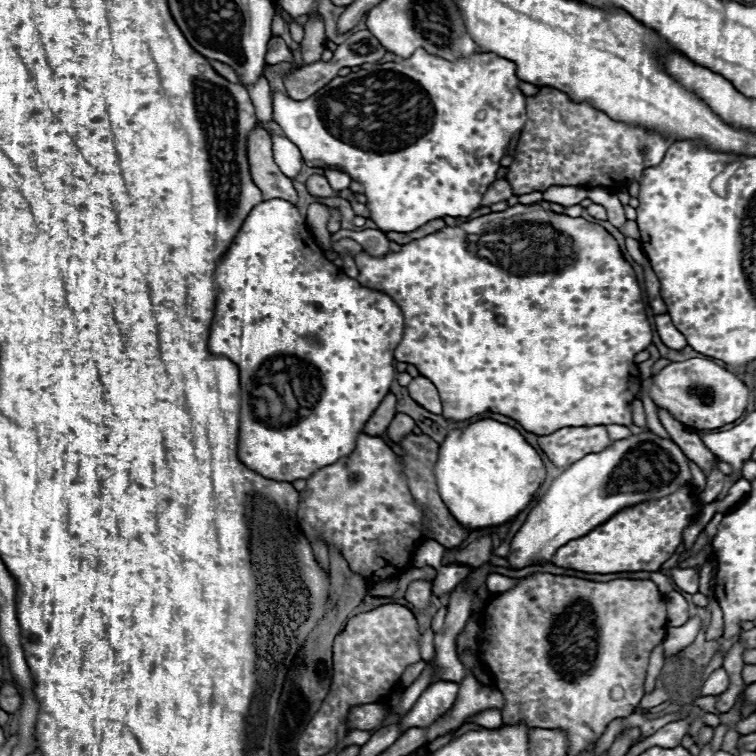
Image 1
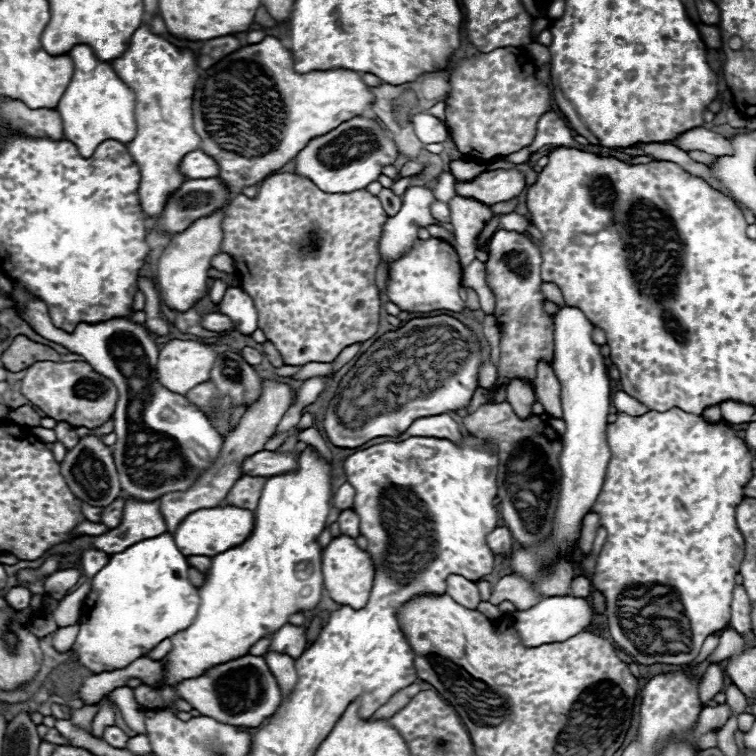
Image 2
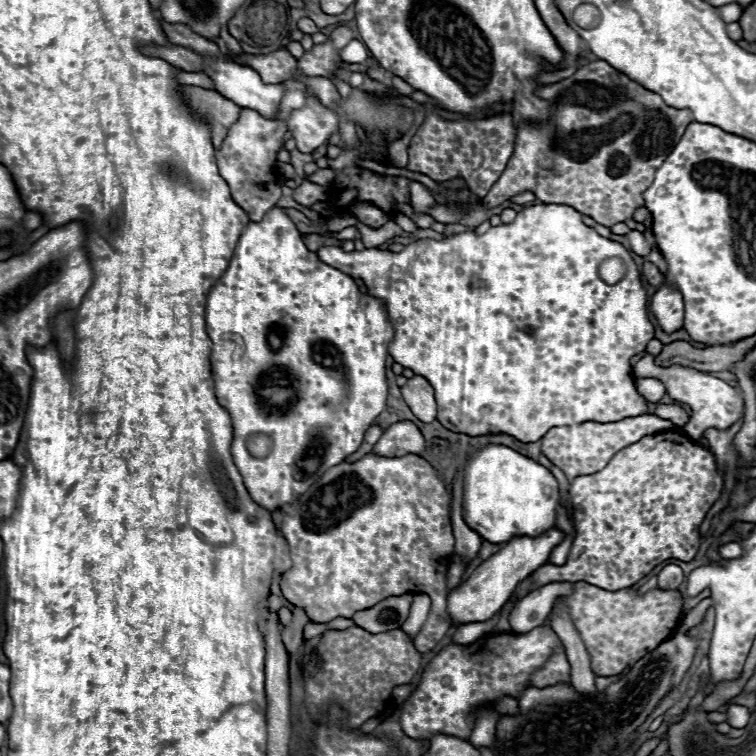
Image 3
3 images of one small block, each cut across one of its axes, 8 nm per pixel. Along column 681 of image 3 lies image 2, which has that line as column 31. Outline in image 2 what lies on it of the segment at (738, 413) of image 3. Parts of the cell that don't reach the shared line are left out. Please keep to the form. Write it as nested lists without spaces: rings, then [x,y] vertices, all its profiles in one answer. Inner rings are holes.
[[[36,362],[26,368],[26,376],[22,378],[22,394],[34,406],[44,410],[46,416],[86,428],[102,426],[114,414],[118,400],[116,386],[98,374],[88,362]]]

